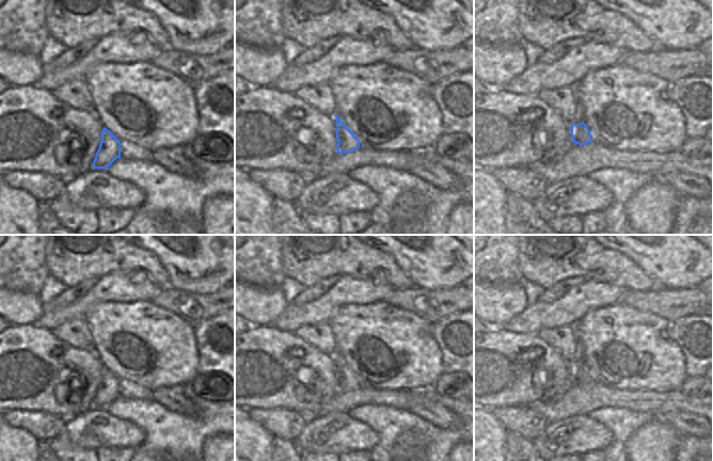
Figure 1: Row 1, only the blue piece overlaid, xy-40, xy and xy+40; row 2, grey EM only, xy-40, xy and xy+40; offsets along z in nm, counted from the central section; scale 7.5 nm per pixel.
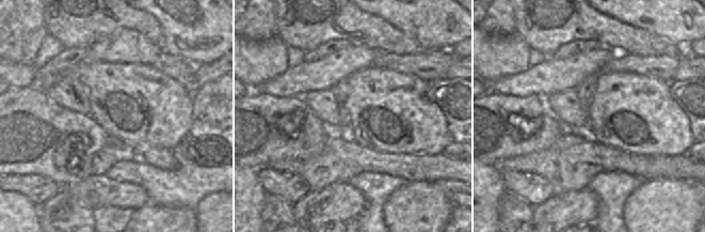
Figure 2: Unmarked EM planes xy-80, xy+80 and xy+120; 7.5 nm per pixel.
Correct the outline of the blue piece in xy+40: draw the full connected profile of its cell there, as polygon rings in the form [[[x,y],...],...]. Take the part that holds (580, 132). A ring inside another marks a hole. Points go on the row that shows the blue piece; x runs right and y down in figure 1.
[[[577,102],[577,110],[575,118],[570,122],[571,124],[571,138],[573,143],[585,145],[592,141],[592,136],[584,123],[584,108],[581,102]]]

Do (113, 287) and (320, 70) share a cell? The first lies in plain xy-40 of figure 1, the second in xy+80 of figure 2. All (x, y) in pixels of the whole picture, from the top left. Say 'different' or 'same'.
same

